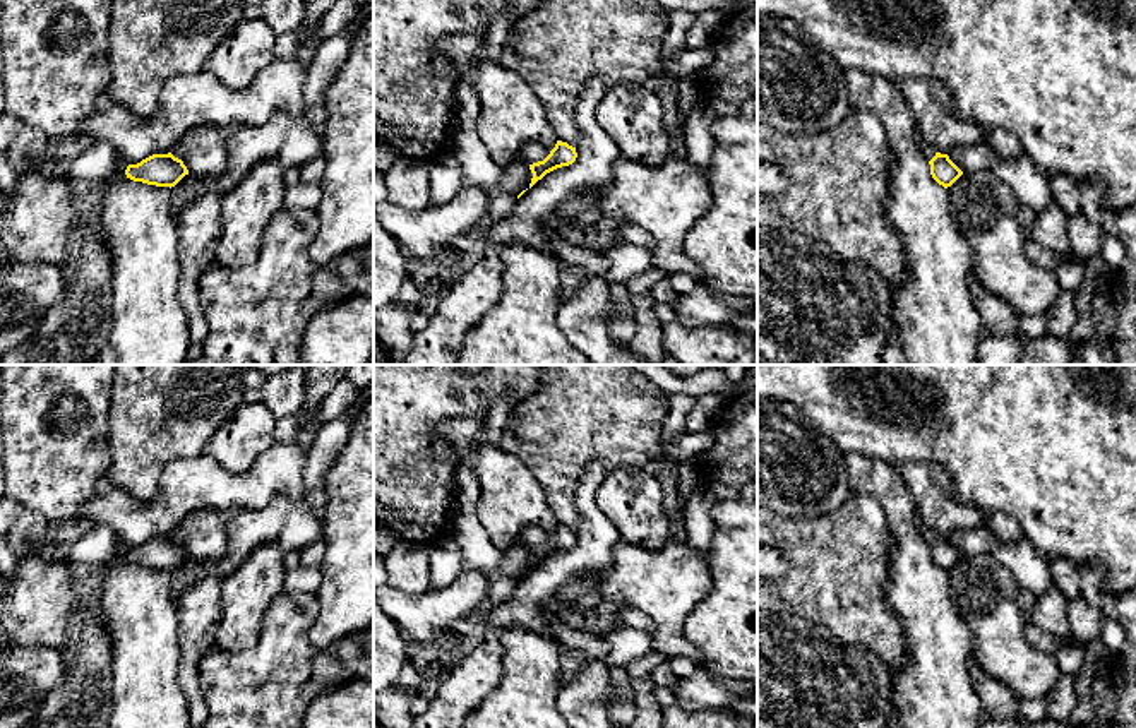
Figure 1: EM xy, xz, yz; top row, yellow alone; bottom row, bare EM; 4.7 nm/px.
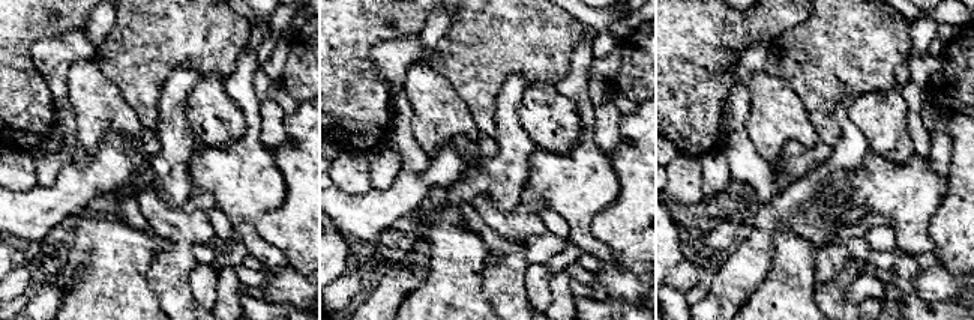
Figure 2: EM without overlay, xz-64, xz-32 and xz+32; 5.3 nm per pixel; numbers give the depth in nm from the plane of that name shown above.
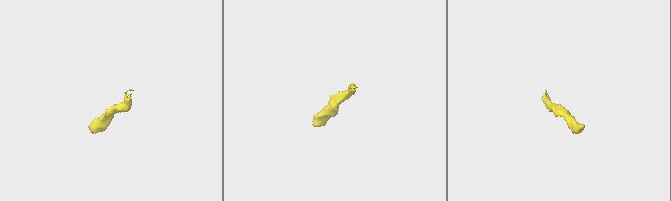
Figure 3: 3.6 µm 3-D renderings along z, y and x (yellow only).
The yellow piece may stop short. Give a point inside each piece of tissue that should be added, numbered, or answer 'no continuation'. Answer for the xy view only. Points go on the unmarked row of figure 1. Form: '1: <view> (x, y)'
no continuation

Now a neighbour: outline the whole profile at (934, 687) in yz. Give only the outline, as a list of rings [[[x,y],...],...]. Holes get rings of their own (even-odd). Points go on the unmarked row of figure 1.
[[[848,452],[845,466],[852,492],[865,492],[879,500],[896,538],[886,600],[900,617],[908,649],[893,677],[900,728],[980,728],[984,709],[972,677],[972,665],[977,663],[973,636],[953,605],[948,572],[932,562],[930,548],[922,540],[906,481],[896,466],[877,457]]]

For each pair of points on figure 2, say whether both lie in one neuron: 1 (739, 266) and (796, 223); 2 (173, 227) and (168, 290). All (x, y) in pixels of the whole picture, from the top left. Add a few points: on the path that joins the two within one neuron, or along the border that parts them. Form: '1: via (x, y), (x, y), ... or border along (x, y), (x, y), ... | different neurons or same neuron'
1: via (754, 251), (760, 239), (776, 223), (781, 223) | same neuron
2: via (177, 242), (177, 262), (171, 268), (170, 275) | same neuron

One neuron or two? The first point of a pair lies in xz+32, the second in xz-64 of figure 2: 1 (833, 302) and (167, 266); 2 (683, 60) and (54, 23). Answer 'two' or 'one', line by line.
1: one
2: one

